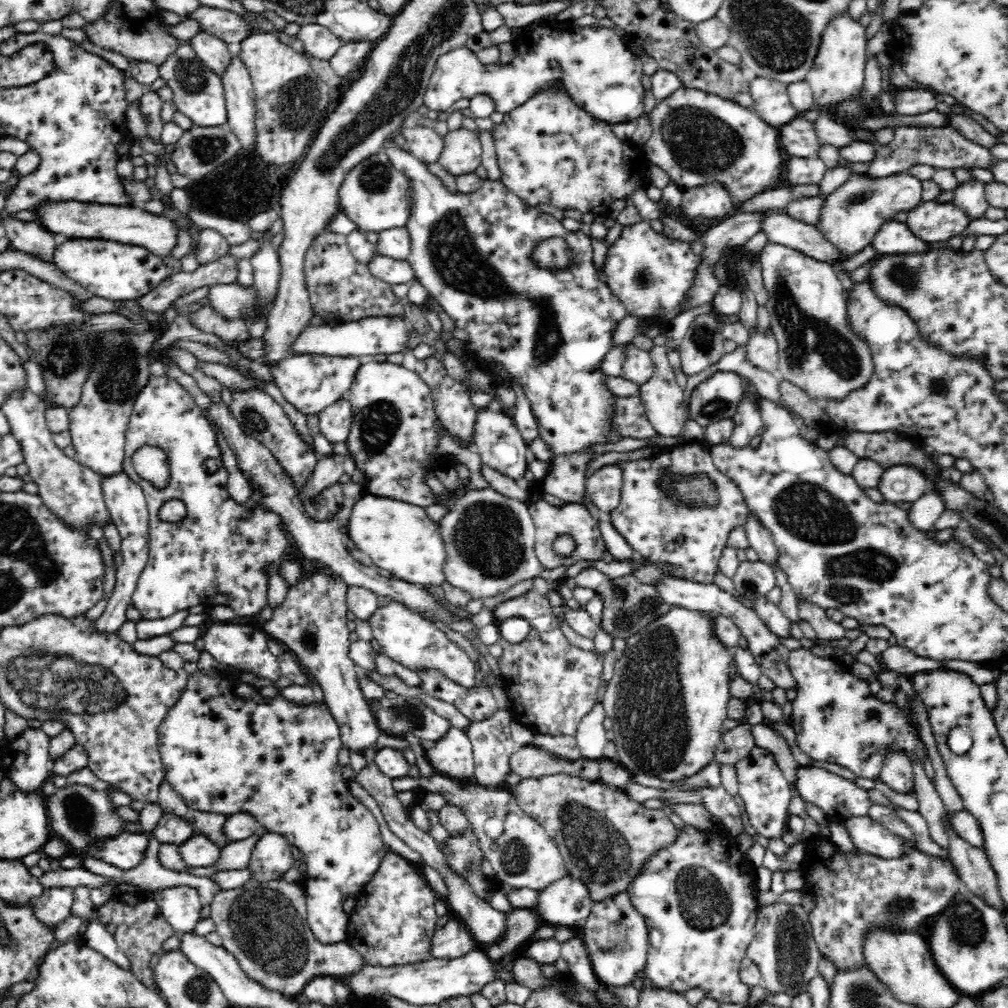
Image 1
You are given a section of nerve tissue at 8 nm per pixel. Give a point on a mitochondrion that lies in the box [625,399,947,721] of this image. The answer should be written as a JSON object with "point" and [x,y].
{"point":[809,511]}

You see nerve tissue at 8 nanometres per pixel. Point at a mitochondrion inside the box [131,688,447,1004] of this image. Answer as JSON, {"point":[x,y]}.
{"point":[265,925]}

